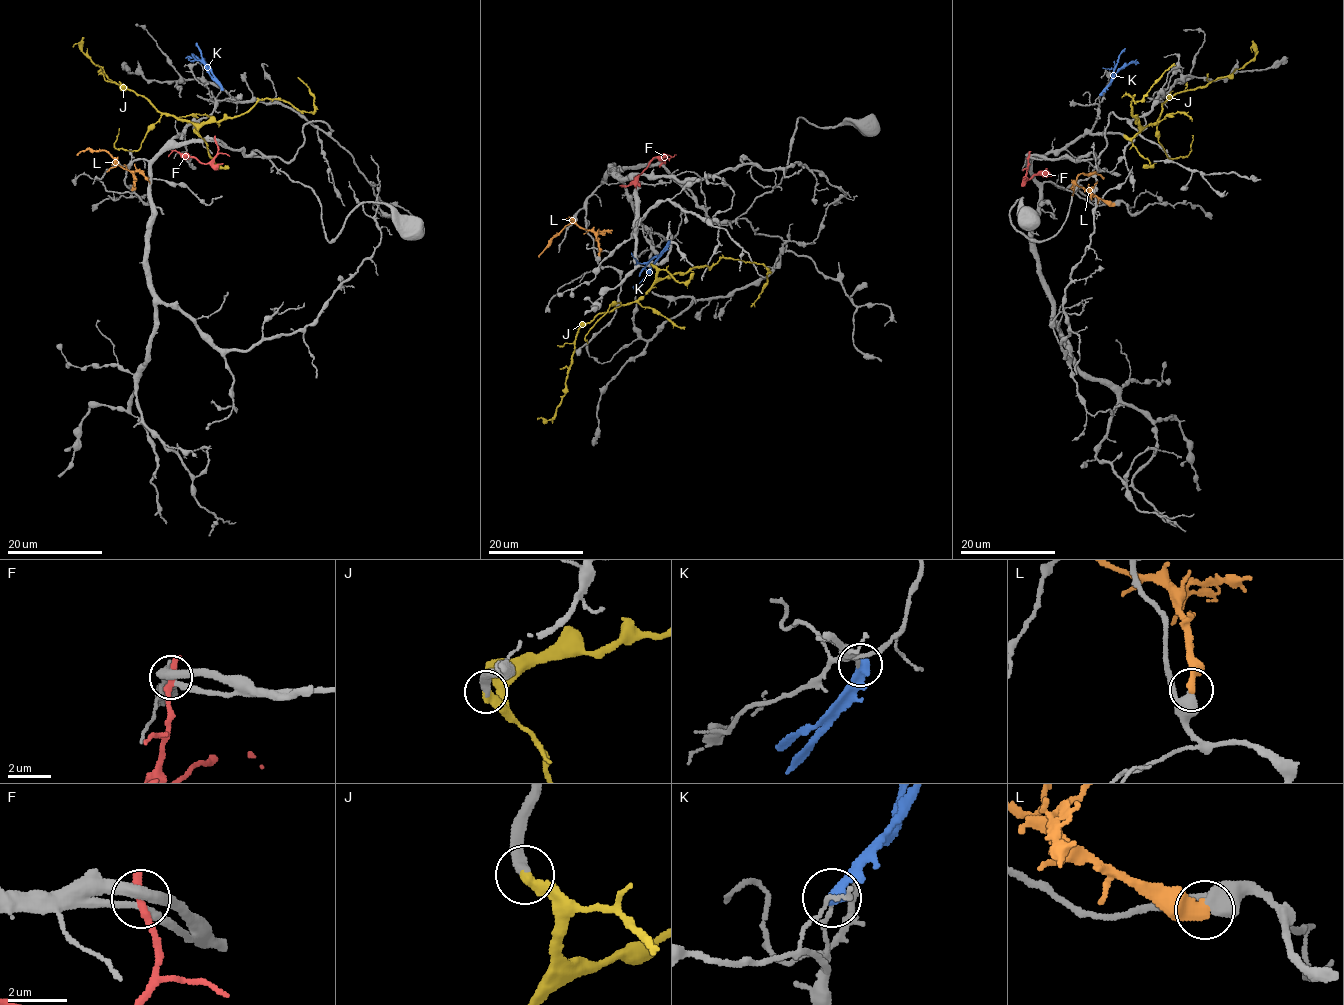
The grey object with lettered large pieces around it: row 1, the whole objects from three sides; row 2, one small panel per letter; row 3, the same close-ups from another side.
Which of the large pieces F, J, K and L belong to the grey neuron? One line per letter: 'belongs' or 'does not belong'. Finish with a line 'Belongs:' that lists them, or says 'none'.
F: does not belong
J: belongs
K: does not belong
L: does not belong
Belongs: J

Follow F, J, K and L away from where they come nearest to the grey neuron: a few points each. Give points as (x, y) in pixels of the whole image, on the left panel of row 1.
F: (215, 140), (217, 154), (207, 163), (173, 151), (169, 157)
J: (193, 130), (197, 133), (195, 127), (161, 113), (140, 96), (109, 81), (79, 44), (72, 47)
K: (221, 89), (206, 65), (196, 58), (185, 57)
L: (132, 189), (134, 177), (105, 150), (88, 149), (77, 154)

